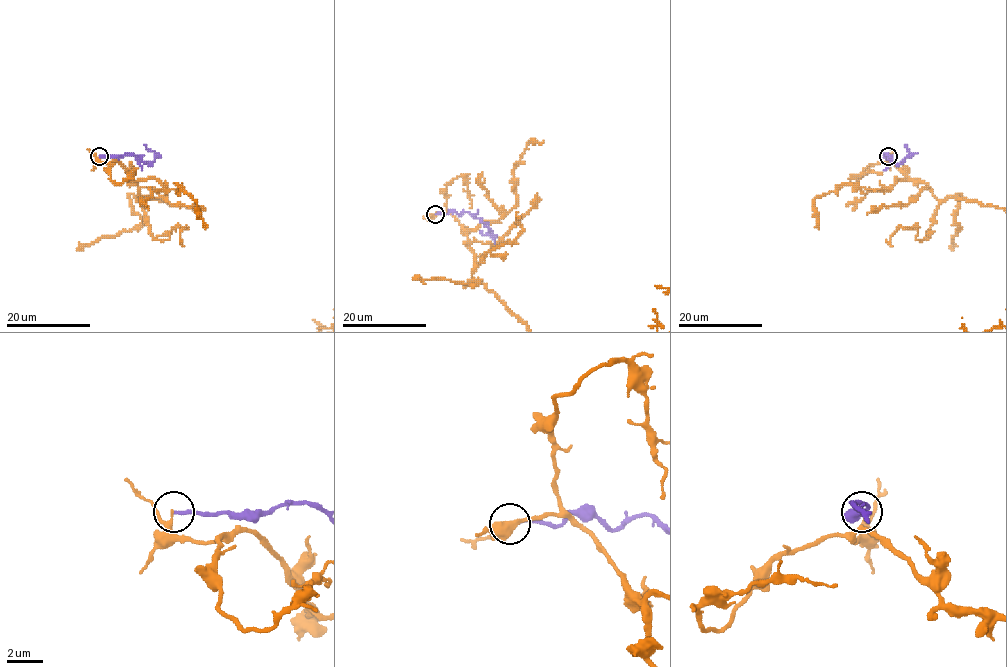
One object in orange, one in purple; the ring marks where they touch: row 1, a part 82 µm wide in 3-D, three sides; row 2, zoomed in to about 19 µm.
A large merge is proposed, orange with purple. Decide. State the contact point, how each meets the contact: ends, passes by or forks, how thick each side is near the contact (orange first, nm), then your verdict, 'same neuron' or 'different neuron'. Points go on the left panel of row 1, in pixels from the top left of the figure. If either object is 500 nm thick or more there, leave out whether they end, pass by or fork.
at (99, 156); orange passes by; purple ends there; 160 nm thick on the orange side, 170 nm on the other; different neuron

